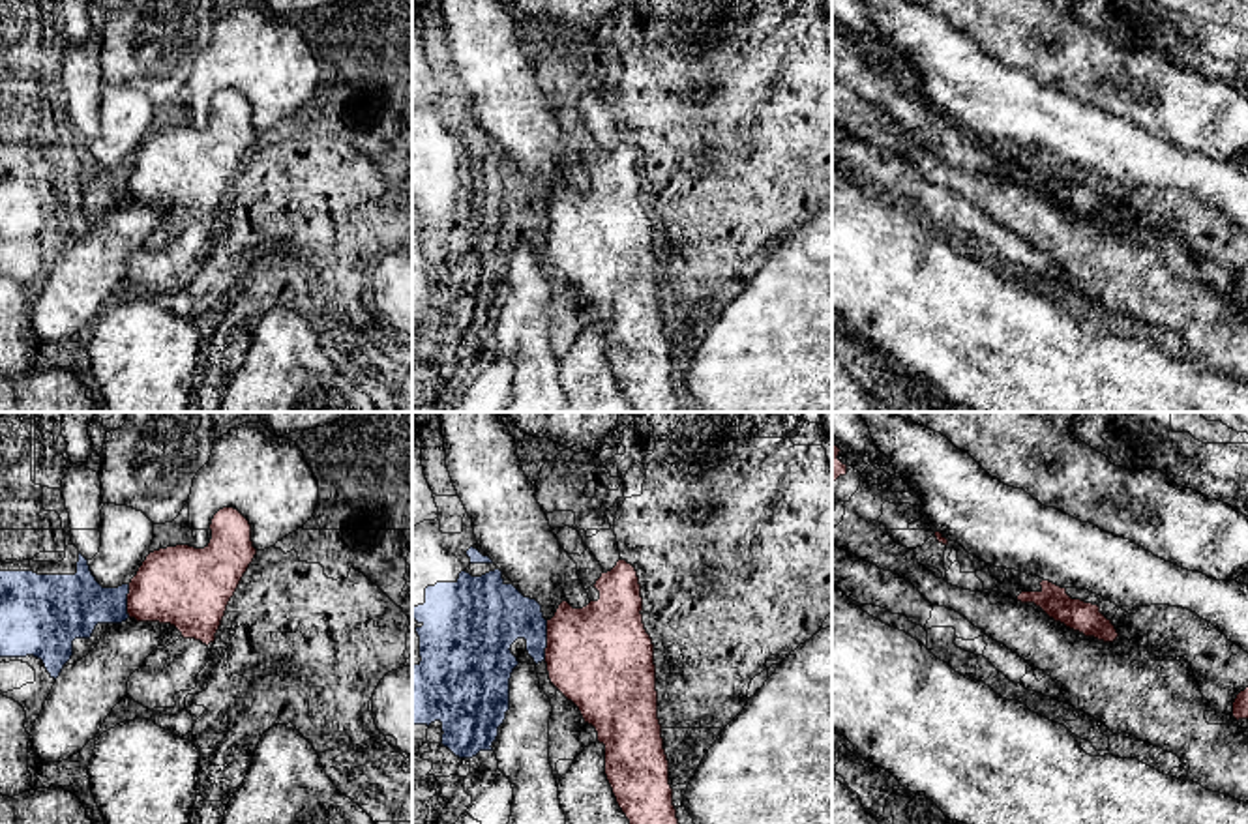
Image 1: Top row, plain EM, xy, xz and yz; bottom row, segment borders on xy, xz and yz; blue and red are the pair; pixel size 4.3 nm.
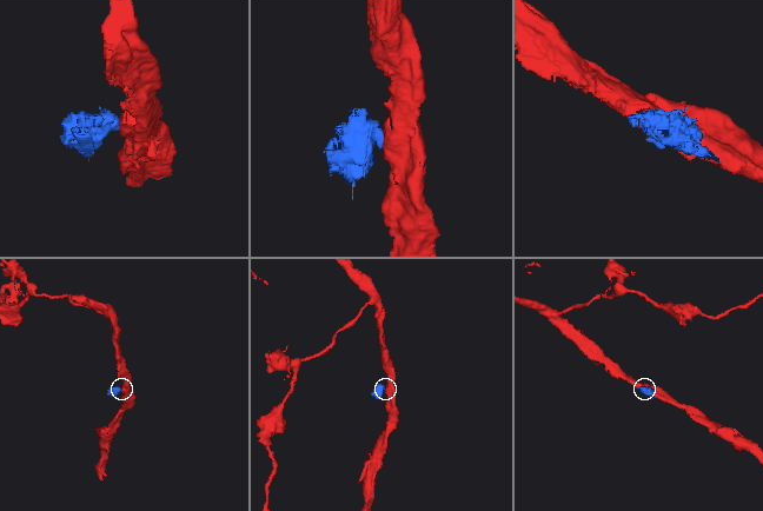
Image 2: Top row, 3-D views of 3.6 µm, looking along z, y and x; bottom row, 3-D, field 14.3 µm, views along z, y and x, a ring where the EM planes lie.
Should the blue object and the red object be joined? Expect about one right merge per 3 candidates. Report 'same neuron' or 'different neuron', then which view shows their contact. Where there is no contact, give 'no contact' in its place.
different neuron; contact in xz

